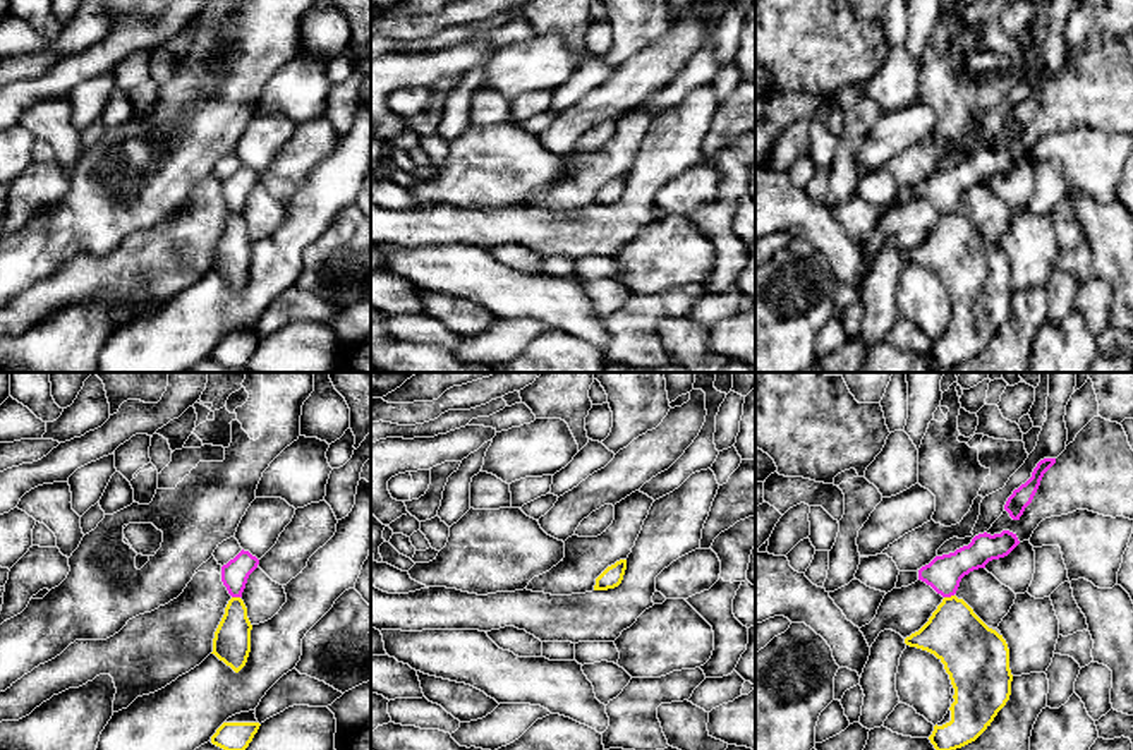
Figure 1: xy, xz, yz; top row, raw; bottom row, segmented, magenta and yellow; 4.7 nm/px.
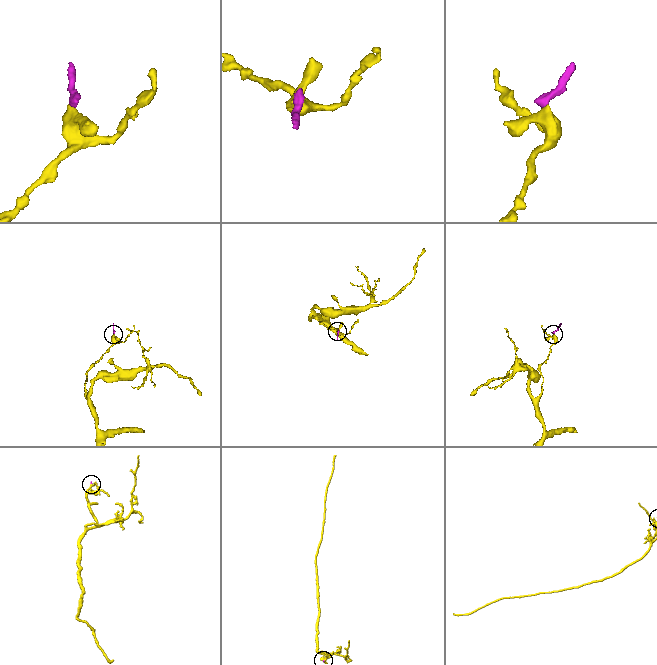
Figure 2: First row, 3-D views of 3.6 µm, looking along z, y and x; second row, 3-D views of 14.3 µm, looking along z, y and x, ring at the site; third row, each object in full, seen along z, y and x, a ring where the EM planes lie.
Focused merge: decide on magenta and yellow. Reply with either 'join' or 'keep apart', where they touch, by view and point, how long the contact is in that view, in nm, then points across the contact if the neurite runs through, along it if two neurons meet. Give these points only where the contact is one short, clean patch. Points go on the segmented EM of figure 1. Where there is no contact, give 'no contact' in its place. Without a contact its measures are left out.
keep apart; contact yz (948, 596); length 50 nm; border yz (953, 594), (945, 598)

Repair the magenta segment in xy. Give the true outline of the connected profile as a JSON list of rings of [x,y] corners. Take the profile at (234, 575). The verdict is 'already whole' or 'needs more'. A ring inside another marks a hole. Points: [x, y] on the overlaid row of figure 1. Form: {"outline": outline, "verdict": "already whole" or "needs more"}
{"outline": [[[240,551],[221,566],[221,582],[232,597],[242,597],[249,575],[258,568],[259,559],[249,551]]], "verdict": "already whole"}

